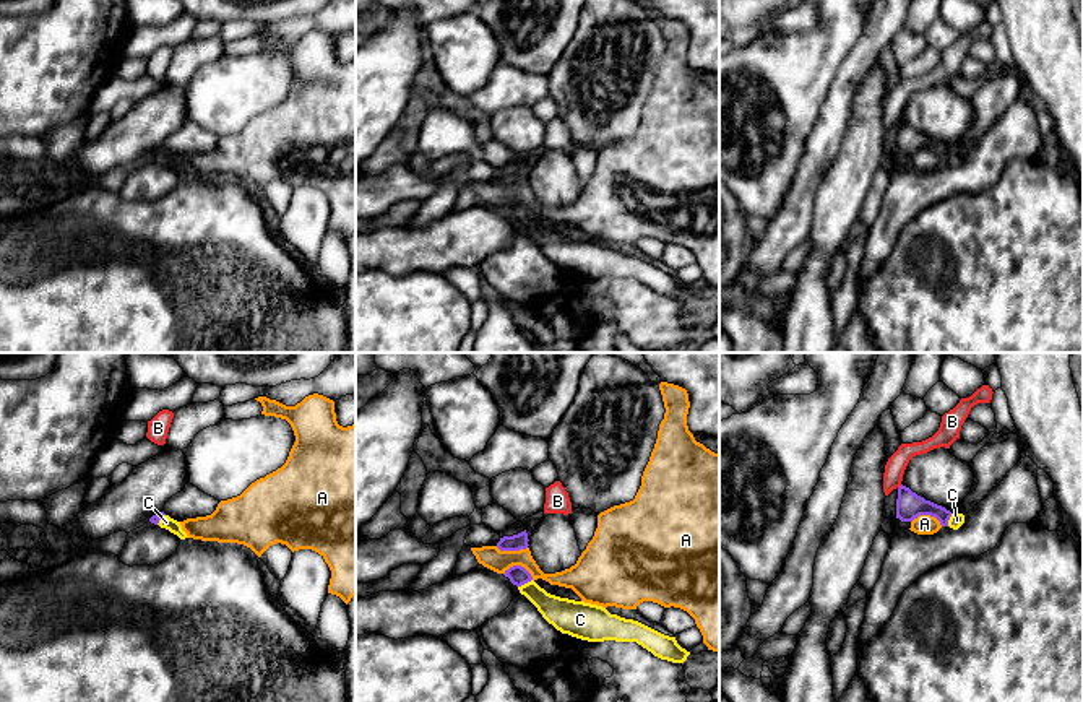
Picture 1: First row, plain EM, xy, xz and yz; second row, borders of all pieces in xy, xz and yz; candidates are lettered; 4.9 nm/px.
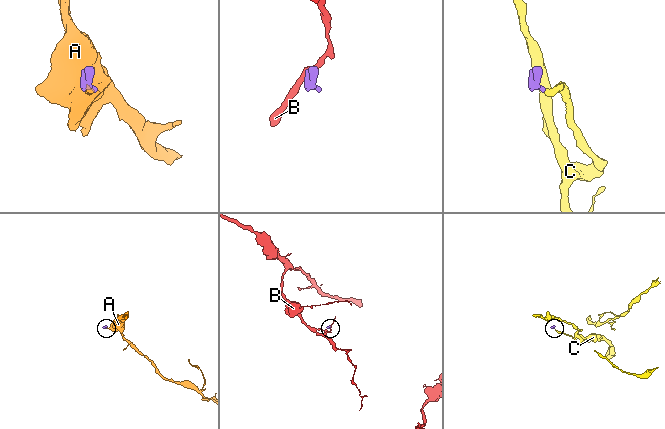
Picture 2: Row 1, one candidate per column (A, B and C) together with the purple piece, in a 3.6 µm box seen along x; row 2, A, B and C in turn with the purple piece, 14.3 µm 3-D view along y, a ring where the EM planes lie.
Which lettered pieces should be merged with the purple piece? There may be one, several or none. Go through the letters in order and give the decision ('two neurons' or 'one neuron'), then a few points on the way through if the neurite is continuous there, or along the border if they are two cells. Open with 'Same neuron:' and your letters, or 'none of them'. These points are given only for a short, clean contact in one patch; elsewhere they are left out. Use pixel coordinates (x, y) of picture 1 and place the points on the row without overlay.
Same neuron: C
A: two neurons; border xz (504, 207), (522, 202), (533, 215)
B: two neurons; border yz (901, 121), (898, 124)
C: one neuron; way xz (518, 212), (525, 218), (547, 241), (564, 251)

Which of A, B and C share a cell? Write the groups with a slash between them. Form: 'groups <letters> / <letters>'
groups A / B / C

